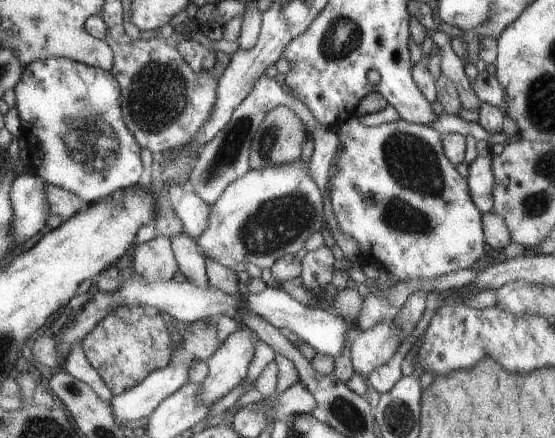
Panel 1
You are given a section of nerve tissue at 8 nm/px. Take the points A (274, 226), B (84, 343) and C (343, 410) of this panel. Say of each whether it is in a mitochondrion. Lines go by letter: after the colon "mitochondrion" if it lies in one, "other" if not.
A: mitochondrion
B: other
C: mitochondrion

